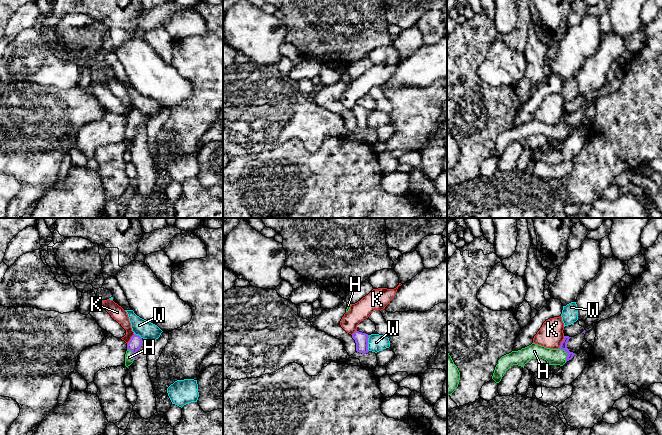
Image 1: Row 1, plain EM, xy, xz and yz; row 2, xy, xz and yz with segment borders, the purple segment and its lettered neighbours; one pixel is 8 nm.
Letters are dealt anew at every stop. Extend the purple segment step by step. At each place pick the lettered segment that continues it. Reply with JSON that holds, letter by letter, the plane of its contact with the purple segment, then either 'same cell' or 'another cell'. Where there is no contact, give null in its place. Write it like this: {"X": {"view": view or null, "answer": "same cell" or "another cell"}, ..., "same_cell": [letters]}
{"H": {"view": "yz", "answer": "same cell"}, "K": {"view": "yz", "answer": "another cell"}, "W": {"view": "xz", "answer": "another cell"}, "same_cell": ["H"]}

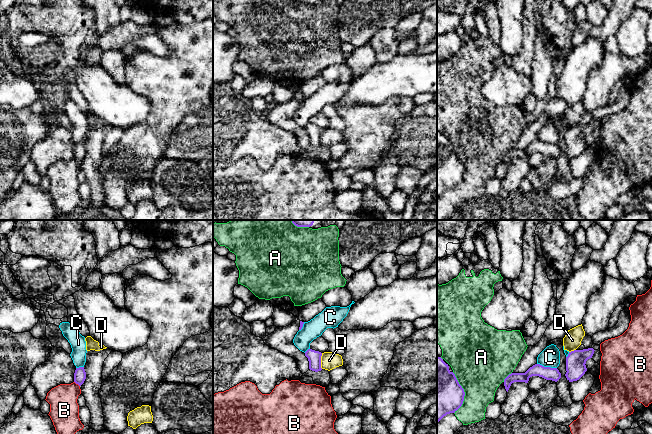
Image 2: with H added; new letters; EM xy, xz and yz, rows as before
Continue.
{"A": {"view": "yz", "answer": "another cell"}, "B": {"view": "xy", "answer": "another cell"}, "C": {"view": "yz", "answer": "another cell"}, "D": {"view": "xz", "answer": "another cell"}, "same_cell": []}

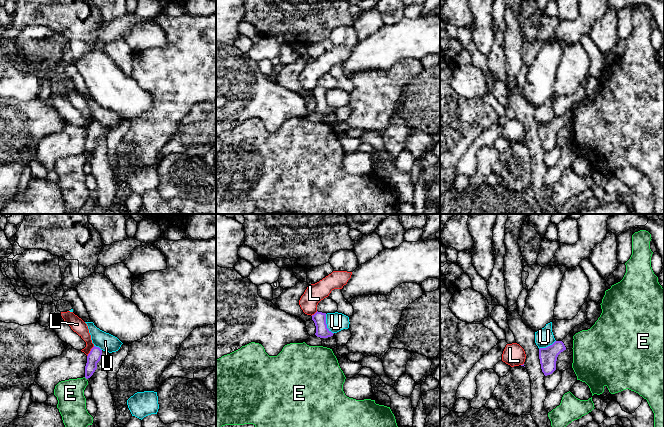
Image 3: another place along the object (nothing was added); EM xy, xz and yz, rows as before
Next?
{"E": {"view": null, "answer": "another cell"}, "L": {"view": "xy", "answer": "another cell"}, "U": {"view": "xz", "answer": "another cell"}, "same_cell": []}

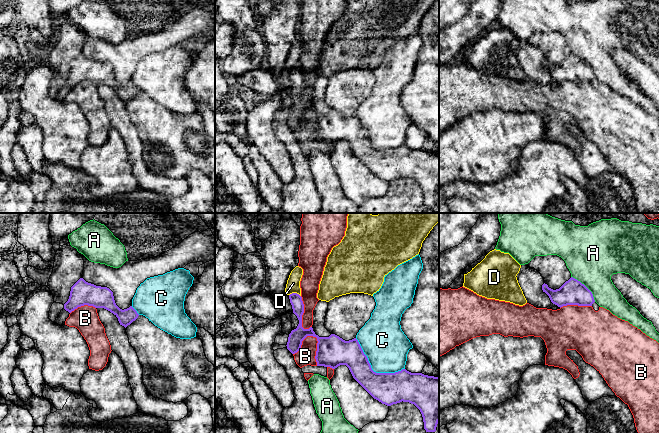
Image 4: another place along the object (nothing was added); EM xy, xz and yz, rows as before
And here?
{"A": {"view": "yz", "answer": "another cell"}, "B": {"view": "xz", "answer": "another cell"}, "C": {"view": "xz", "answer": "another cell"}, "D": {"view": "xz", "answer": "another cell"}, "same_cell": []}

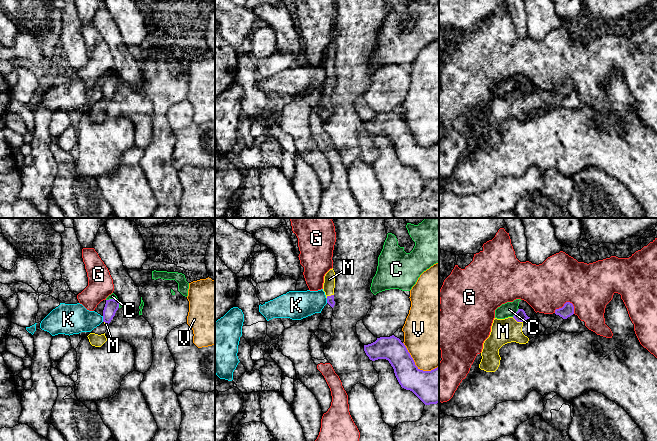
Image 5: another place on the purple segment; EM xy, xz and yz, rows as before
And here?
{"C": {"view": "xy", "answer": "another cell"}, "G": {"view": "yz", "answer": "another cell"}, "K": {"view": "xy", "answer": "another cell"}, "M": {"view": "yz", "answer": "same cell"}, "V": {"view": "xz", "answer": "another cell"}, "same_cell": ["M"]}

